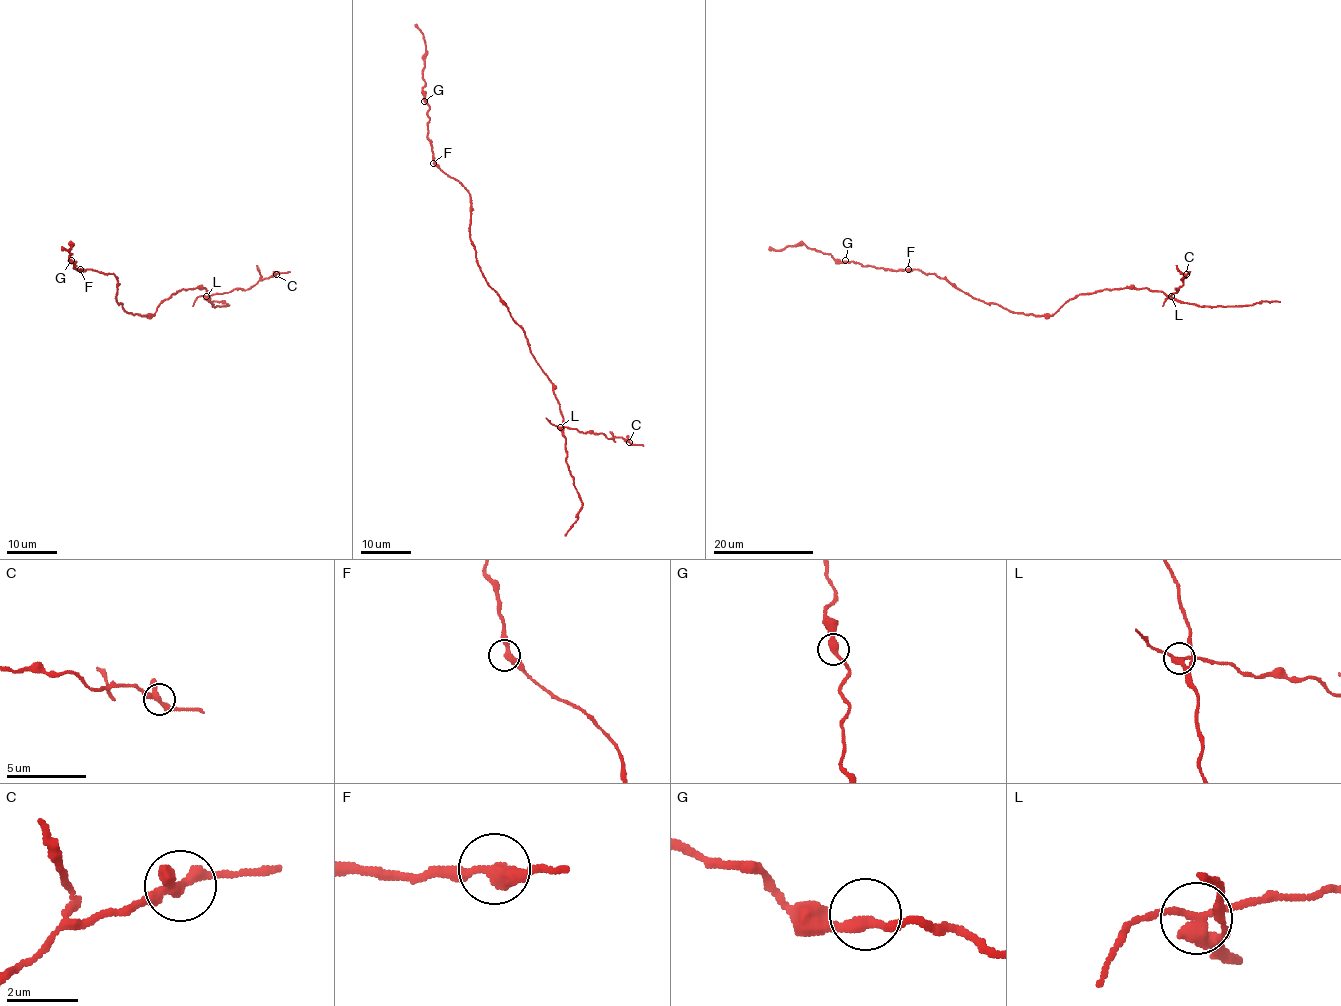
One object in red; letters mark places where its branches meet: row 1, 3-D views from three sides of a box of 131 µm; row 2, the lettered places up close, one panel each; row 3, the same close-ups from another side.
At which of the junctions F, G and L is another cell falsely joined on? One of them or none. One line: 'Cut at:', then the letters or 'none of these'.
Cut at: L

